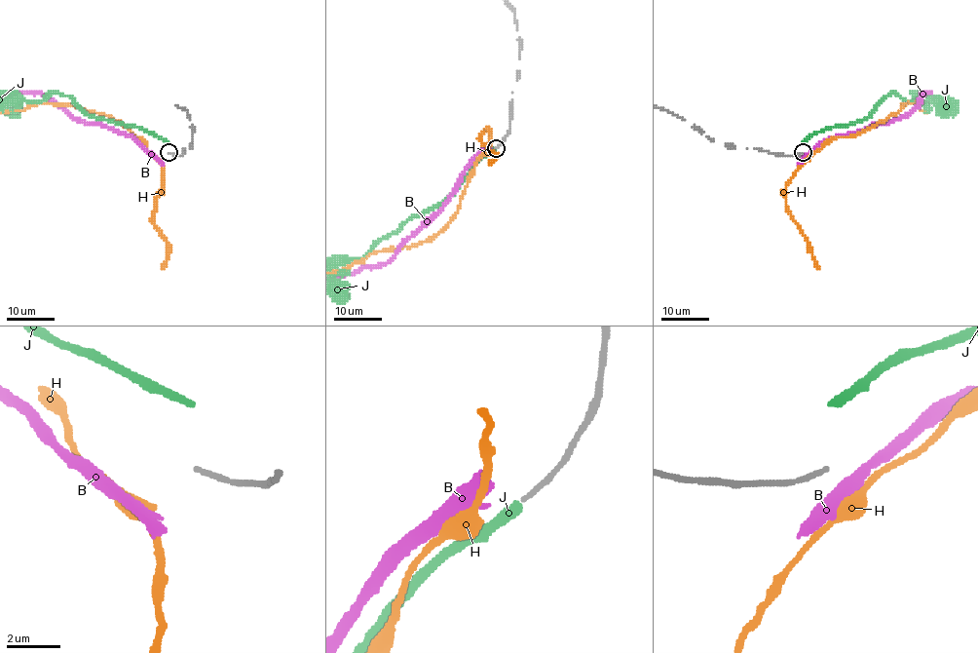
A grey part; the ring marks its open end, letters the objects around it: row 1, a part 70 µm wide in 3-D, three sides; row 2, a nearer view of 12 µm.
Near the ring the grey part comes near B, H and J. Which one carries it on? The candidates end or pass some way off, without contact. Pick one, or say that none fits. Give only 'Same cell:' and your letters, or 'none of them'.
Same cell: none of them

